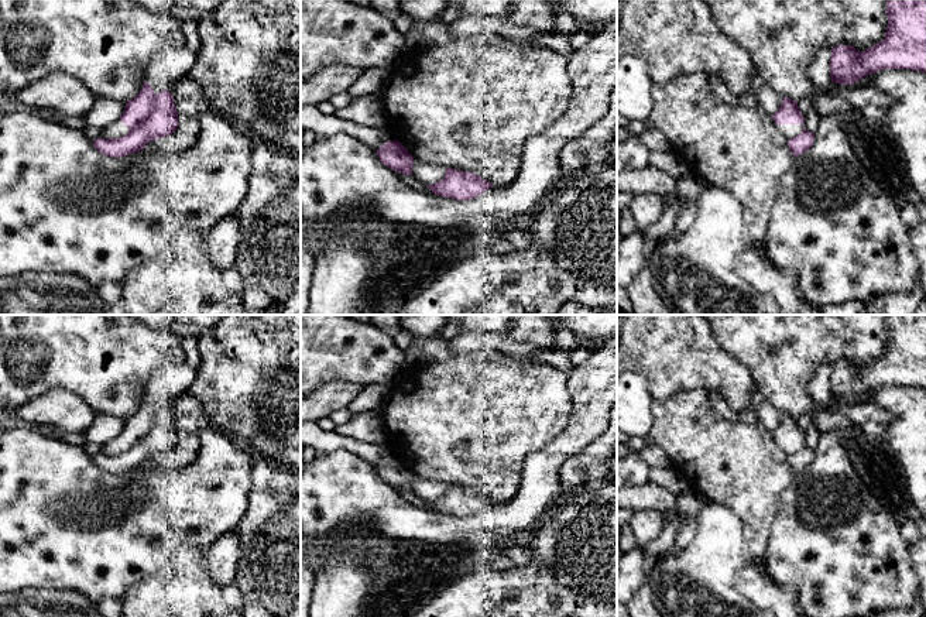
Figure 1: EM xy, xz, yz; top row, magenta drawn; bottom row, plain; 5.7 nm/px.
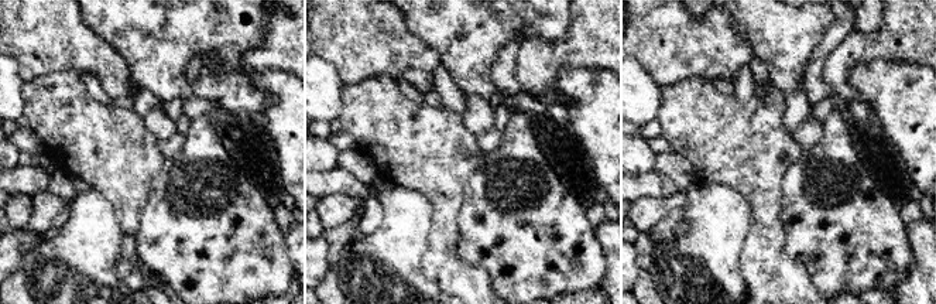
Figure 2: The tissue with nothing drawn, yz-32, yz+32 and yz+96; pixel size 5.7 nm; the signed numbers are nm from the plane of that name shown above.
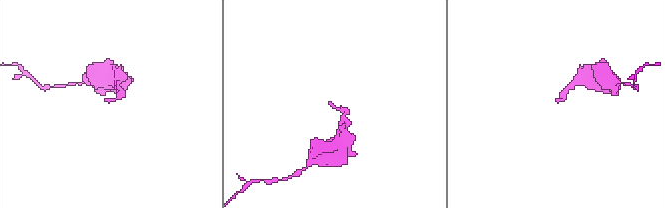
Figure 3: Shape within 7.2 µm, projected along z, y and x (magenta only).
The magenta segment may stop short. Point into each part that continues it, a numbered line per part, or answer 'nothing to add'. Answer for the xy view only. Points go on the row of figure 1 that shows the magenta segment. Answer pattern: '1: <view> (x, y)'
1: xy (117, 129)

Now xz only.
1: xz (428, 172)

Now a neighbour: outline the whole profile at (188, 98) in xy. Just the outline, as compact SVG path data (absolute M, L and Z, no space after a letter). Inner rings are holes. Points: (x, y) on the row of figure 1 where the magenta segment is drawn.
M186 75L178 80L172 97L178 112L176 130L169 136L147 143L138 152L181 152L196 141L200 128L198 117L206 106L200 88Z

